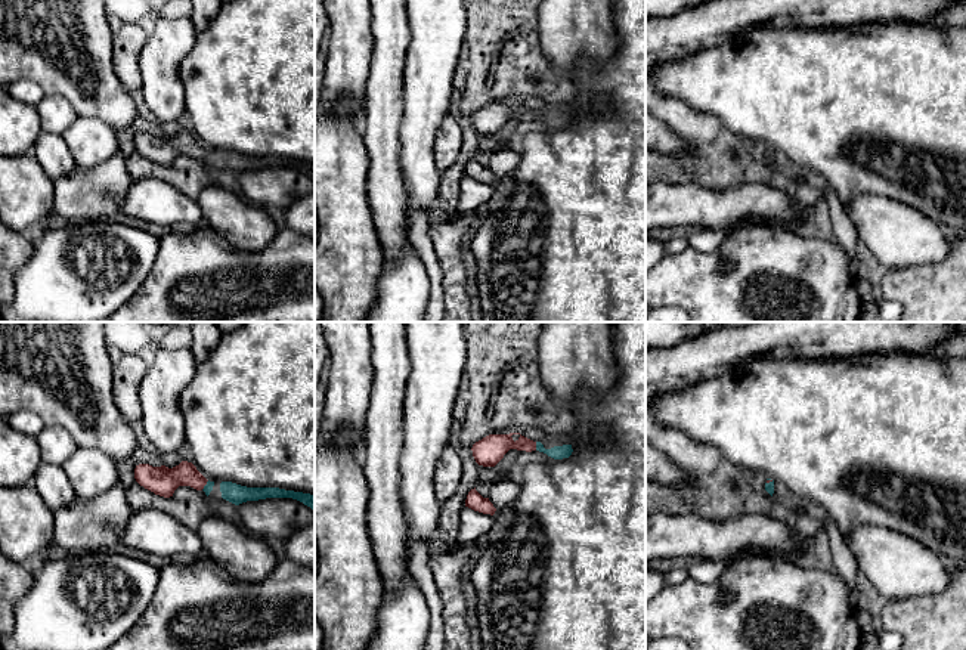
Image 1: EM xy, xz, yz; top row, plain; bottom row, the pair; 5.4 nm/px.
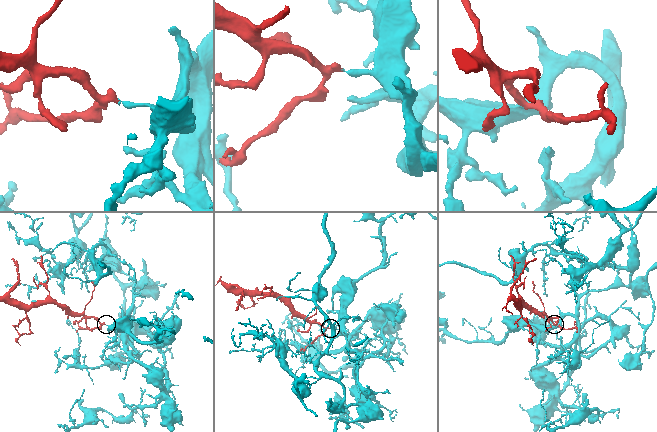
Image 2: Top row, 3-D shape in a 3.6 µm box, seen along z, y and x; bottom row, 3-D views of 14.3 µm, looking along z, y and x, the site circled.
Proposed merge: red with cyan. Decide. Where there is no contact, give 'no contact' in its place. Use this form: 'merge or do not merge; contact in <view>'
merge; contact in xz

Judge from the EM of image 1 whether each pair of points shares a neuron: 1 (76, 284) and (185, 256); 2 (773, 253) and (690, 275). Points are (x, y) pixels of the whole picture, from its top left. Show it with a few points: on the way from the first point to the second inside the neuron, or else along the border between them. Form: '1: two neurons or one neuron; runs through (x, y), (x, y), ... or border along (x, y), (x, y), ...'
1: two neurons; border along (160, 240), (155, 263), (136, 293)
2: one neuron; runs through (752, 269), (740, 279), (711, 279)

